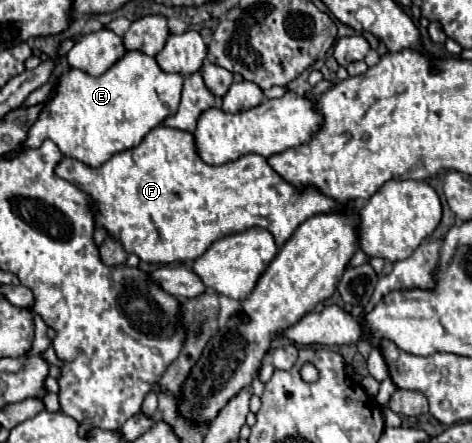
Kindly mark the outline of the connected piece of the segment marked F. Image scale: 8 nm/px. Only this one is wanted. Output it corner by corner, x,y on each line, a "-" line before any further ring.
169,126
153,128
137,148
123,150
111,156
99,168
89,168
73,158
63,158
57,164
55,174
75,184
77,188
81,188
93,198
97,224
111,234
105,238
105,242
99,248
103,262
109,266
123,264
127,260
127,252
137,254
143,262
149,262
149,264
173,264
181,260
191,262
199,258
215,240
235,232
245,232
251,228
263,228
271,232
275,238
275,244
281,248
297,230
297,226
303,224
307,218
315,214
345,210
345,204
337,202
331,196
325,196
313,186
297,190
293,184
283,180
269,166
265,156
259,156
259,154
245,154
239,160
233,160
221,166
209,166
199,158
193,134
185,130
169,128

